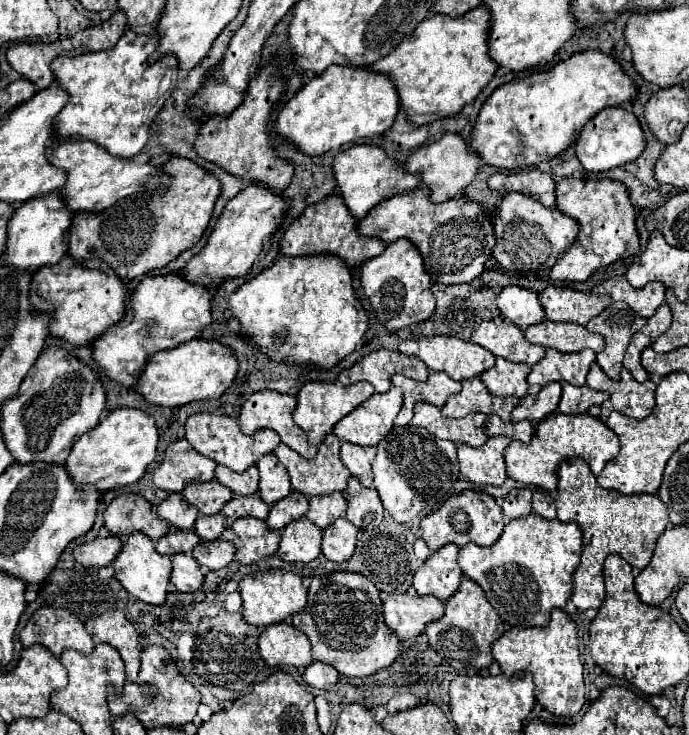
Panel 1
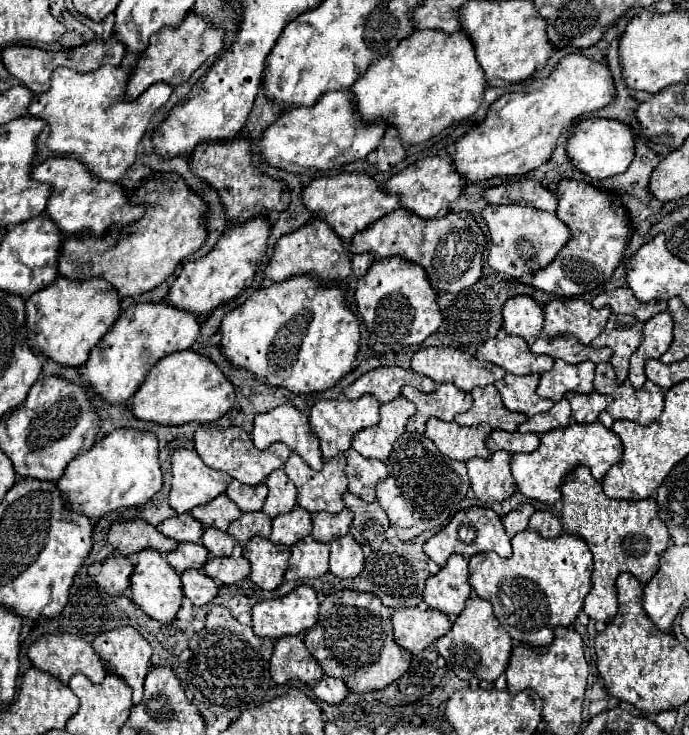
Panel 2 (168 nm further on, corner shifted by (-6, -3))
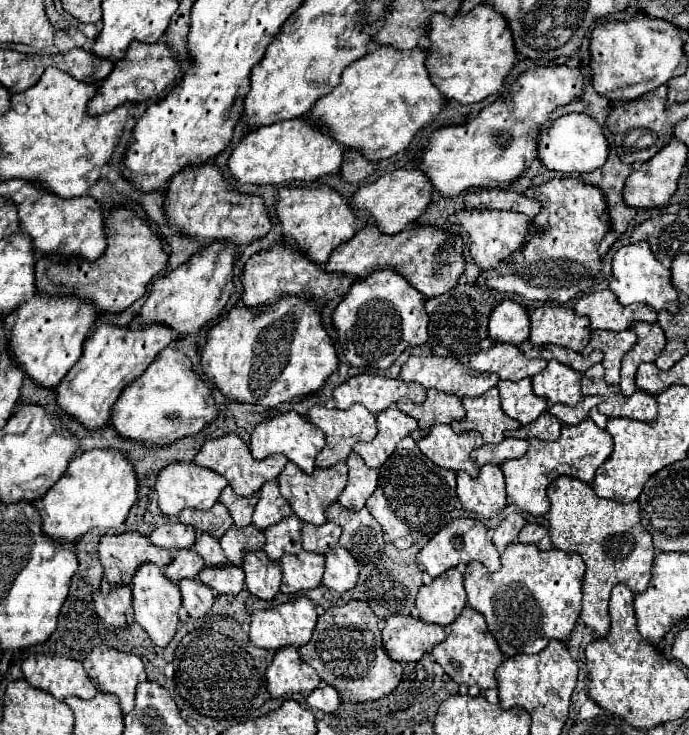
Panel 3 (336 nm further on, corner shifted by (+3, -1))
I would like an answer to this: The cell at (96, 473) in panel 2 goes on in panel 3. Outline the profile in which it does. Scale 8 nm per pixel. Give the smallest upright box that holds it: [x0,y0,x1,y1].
[36,449,138,543]

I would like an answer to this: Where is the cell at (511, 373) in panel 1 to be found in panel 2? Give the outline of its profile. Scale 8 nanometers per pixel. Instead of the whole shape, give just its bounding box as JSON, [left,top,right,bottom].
[495,373,553,417]

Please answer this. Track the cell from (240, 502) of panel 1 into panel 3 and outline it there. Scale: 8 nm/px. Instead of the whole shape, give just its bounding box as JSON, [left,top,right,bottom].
[220,525,264,567]

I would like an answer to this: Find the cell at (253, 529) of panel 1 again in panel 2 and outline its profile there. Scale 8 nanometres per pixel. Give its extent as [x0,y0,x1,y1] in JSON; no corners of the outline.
[243,535,289,589]

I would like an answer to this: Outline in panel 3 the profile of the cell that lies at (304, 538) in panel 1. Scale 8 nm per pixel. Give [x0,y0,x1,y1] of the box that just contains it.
[280,551,324,593]

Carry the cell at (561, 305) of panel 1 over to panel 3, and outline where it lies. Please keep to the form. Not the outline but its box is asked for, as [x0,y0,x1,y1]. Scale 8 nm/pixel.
[530,305,588,351]

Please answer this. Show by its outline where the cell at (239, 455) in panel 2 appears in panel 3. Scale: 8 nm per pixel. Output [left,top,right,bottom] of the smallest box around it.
[194,433,288,497]

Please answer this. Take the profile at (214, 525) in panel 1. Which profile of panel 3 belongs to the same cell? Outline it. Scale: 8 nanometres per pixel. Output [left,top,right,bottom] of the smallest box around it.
[192,533,228,567]

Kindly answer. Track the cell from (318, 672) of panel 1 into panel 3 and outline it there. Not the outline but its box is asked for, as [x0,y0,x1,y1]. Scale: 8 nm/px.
[308,685,340,713]

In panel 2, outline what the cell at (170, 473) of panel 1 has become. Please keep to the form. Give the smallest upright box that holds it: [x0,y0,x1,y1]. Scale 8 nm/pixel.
[169,449,231,513]

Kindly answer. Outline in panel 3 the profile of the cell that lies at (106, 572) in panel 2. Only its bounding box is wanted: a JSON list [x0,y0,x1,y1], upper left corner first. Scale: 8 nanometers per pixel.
[94,587,132,631]

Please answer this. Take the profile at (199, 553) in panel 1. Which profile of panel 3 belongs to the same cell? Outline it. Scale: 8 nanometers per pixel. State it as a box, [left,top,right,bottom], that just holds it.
[198,567,244,595]

